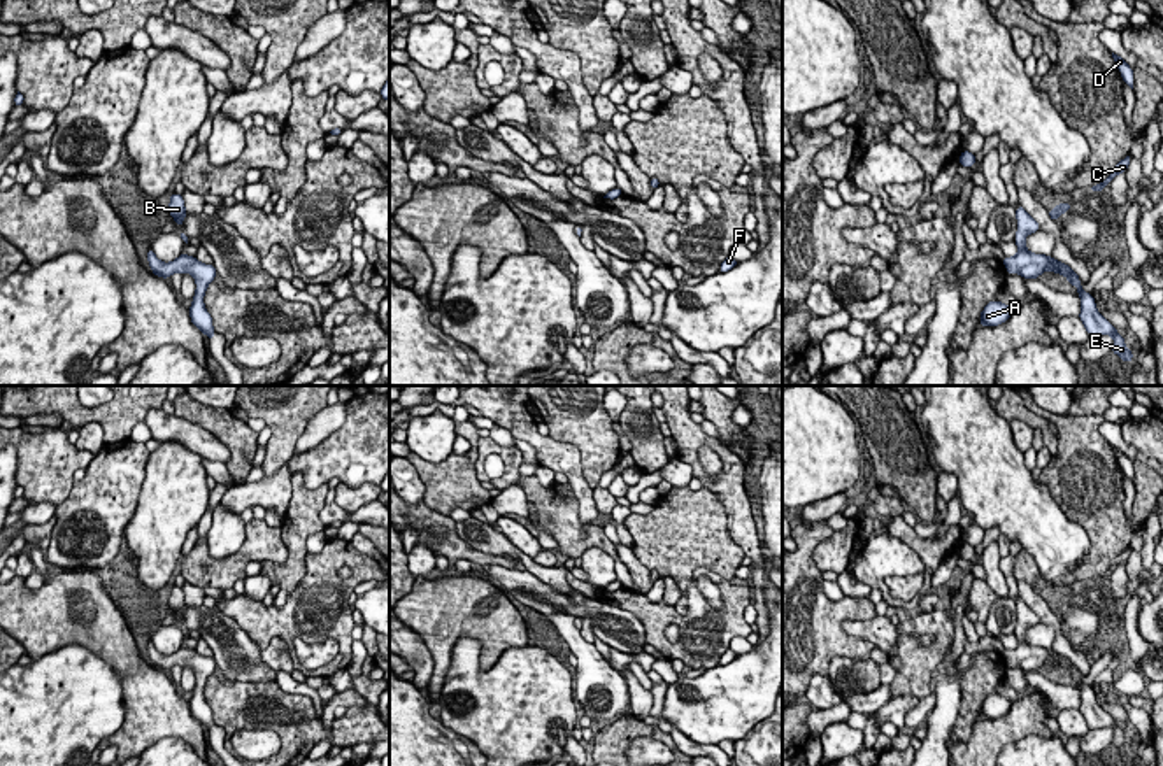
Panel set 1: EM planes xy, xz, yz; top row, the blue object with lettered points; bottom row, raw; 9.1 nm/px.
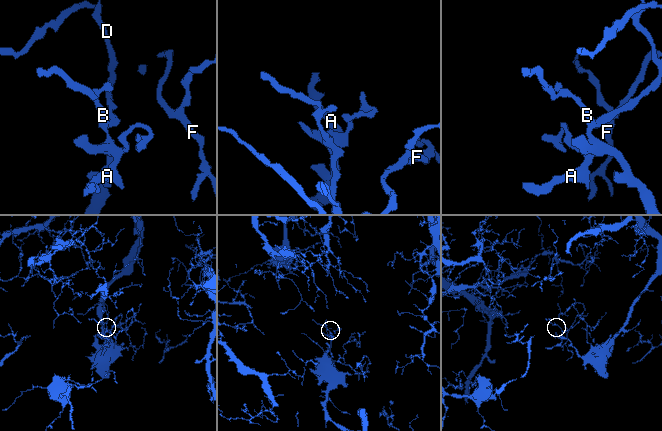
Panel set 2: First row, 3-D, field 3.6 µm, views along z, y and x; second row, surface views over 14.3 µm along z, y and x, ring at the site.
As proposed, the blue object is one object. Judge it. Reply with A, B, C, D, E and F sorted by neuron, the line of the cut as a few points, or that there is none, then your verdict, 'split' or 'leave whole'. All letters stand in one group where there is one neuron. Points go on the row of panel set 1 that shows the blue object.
A B C D E F; no cut; leave whole

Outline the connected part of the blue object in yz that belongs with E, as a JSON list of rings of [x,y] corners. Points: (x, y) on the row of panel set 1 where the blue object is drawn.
[[[1019,205],[1016,209],[1017,233],[1016,245],[1017,254],[1012,258],[1003,258],[1007,273],[1019,273],[1024,279],[1037,279],[1040,273],[1052,270],[1054,273],[1065,275],[1072,286],[1075,286],[1081,296],[1081,314],[1079,319],[1088,330],[1089,337],[1110,335],[1114,338],[1112,352],[1117,354],[1124,363],[1133,359],[1133,352],[1124,345],[1124,338],[1116,331],[1116,328],[1096,310],[1093,294],[1086,293],[1081,286],[1079,275],[1065,263],[1044,256],[1033,254],[1026,249],[1024,238],[1038,231],[1038,223]]]

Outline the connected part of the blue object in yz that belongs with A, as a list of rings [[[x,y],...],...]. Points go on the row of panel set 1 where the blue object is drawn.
[[[989,301],[984,310],[981,312],[981,326],[998,326],[1005,323],[1012,314],[1012,307],[1000,303],[1000,301]]]

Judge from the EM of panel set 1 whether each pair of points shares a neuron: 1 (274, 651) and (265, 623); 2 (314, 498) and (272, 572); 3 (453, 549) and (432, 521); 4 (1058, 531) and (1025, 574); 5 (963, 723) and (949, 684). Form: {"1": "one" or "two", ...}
{"1": "two", "2": "one", "3": "one", "4": "two", "5": "two"}

